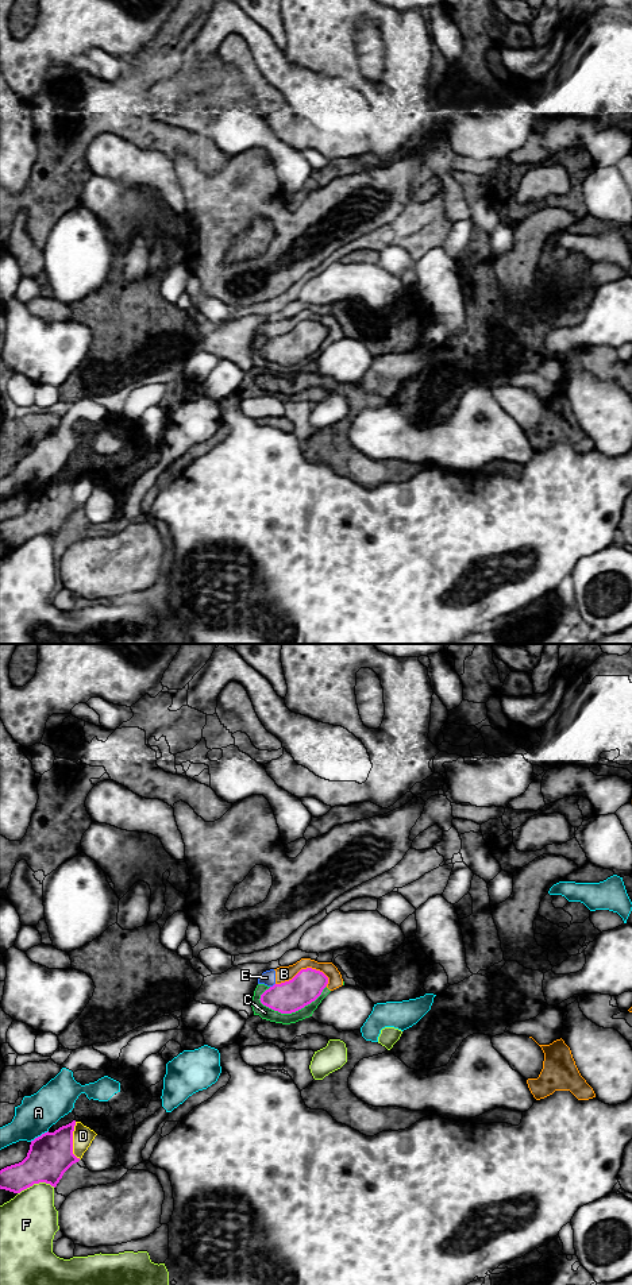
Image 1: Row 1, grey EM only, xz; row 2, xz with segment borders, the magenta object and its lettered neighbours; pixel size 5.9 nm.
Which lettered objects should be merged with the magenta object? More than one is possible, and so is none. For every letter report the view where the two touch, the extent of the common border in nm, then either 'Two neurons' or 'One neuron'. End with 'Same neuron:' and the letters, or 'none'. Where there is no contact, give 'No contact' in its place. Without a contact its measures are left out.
A: Touches magenta in xz. Shared border 130 nm. Two neurons
B: Touches magenta in xz. Shared border 320 nm. Two neurons
C: Touches magenta in xz. Shared border 420 nm. Two neurons
D: Touches magenta in xz. Shared border 220 nm. Two neurons
E: Touches magenta in xz. Shared border 40 nm. Two neurons
F: Touches magenta in xz. Shared border 220 nm. Two neurons
Same neuron: none

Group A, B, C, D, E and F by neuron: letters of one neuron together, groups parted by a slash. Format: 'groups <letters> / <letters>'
groups A / B C E / D / F

